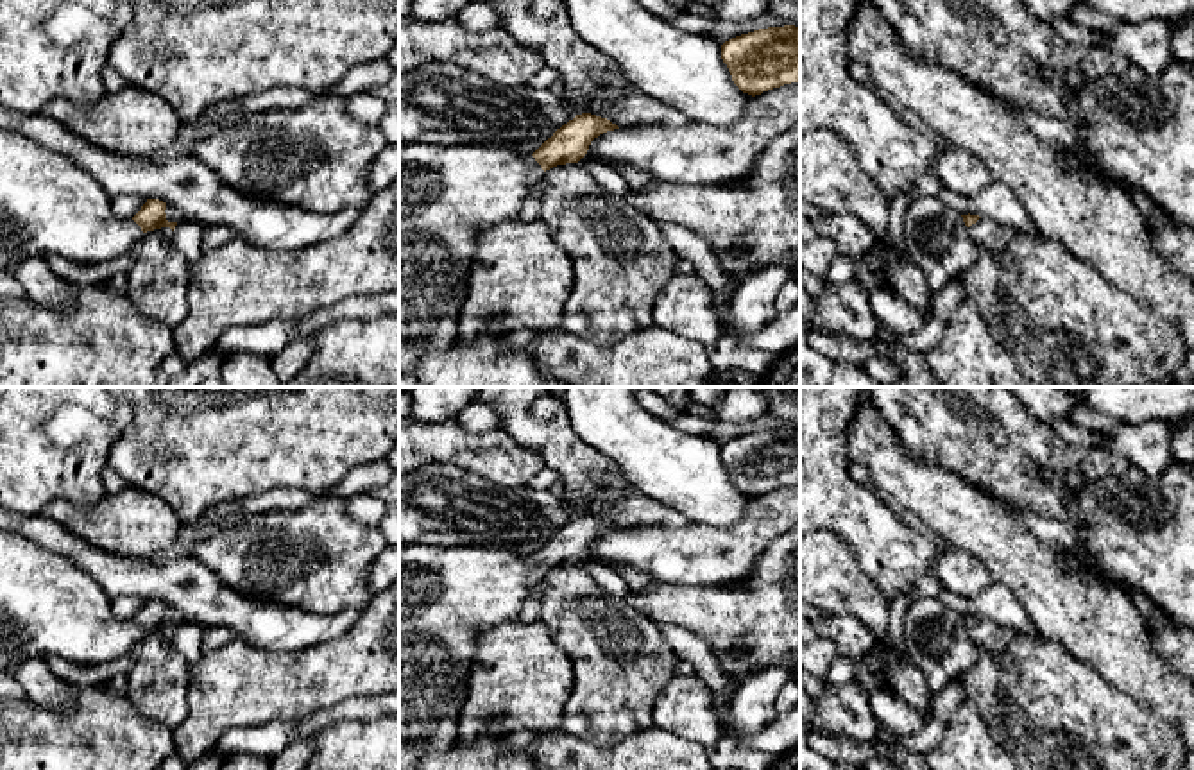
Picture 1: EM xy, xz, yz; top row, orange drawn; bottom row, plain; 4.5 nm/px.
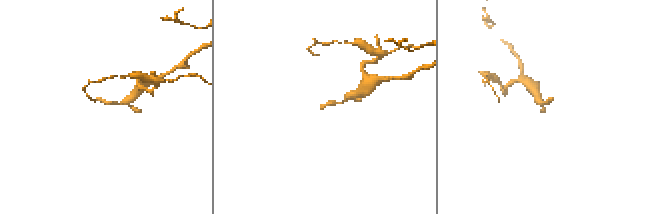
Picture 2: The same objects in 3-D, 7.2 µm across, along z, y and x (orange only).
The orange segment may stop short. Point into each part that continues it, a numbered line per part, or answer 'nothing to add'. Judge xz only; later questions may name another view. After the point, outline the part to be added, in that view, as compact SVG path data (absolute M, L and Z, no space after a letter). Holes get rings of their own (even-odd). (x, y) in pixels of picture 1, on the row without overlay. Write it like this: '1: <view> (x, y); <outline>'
1: xz (450, 597); M399 544L399 770L414 770L435 750L458 743L458 720L469 691L469 673L480 637L516 620L544 571L532 555L492 546Z

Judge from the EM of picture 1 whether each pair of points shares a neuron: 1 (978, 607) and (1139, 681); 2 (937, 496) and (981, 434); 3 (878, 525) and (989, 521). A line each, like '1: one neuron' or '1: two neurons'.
1: two neurons
2: two neurons
3: two neurons

